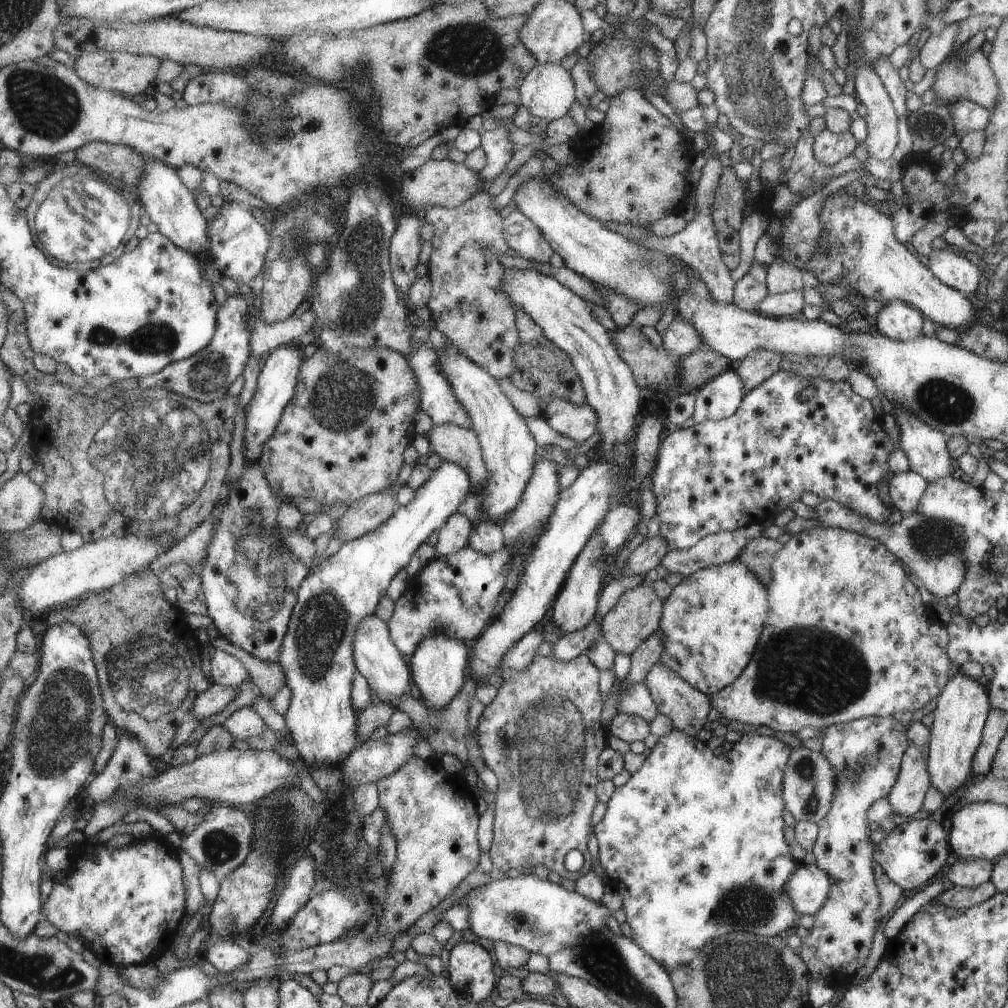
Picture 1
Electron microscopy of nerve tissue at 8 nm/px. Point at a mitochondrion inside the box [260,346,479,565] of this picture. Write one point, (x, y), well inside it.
(343, 392)

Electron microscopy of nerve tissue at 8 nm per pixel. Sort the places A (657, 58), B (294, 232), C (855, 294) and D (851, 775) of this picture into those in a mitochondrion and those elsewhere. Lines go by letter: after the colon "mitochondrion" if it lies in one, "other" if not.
A: other
B: mitochondrion
C: other
D: mitochondrion

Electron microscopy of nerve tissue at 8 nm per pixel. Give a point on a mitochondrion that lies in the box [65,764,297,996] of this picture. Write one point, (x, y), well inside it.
(220, 846)

